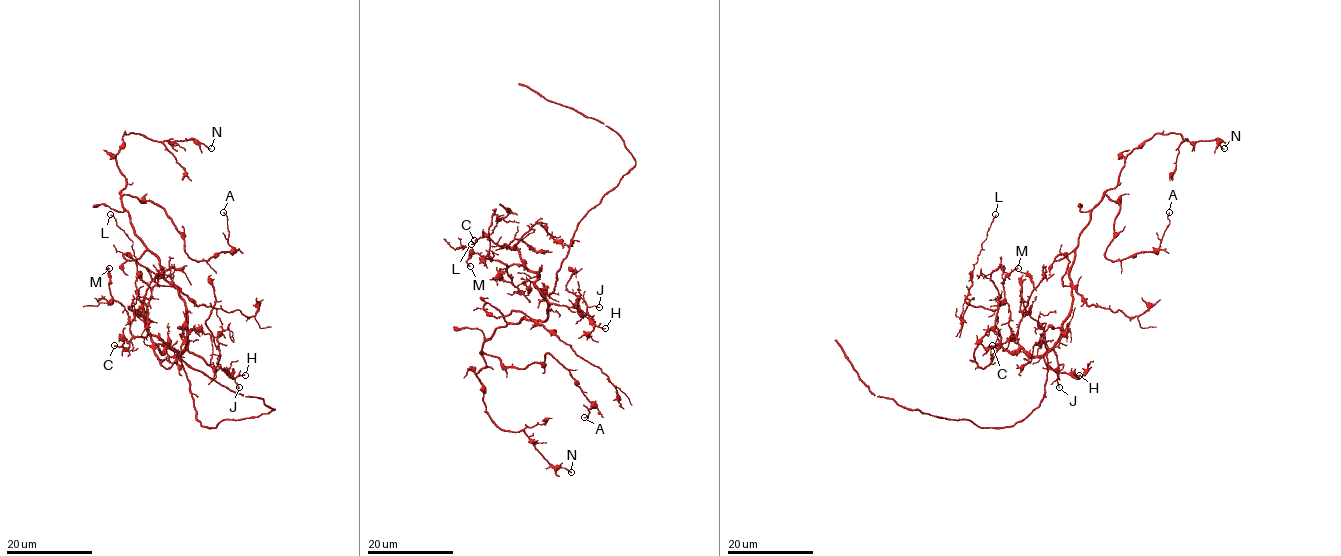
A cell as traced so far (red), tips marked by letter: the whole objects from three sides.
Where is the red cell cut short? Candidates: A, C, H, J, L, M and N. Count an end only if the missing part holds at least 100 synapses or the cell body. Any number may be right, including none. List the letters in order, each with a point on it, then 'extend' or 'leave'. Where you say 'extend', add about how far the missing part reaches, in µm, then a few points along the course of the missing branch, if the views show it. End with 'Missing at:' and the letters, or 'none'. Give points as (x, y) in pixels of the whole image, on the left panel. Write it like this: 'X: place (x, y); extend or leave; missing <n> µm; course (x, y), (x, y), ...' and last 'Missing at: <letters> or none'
A: place (223, 212); leave
C: place (114, 345); leave
H: place (245, 375); leave
J: place (239, 387); leave
L: place (110, 214); leave
M: place (109, 268); leave
N: place (211, 148); leave
Missing at: none

